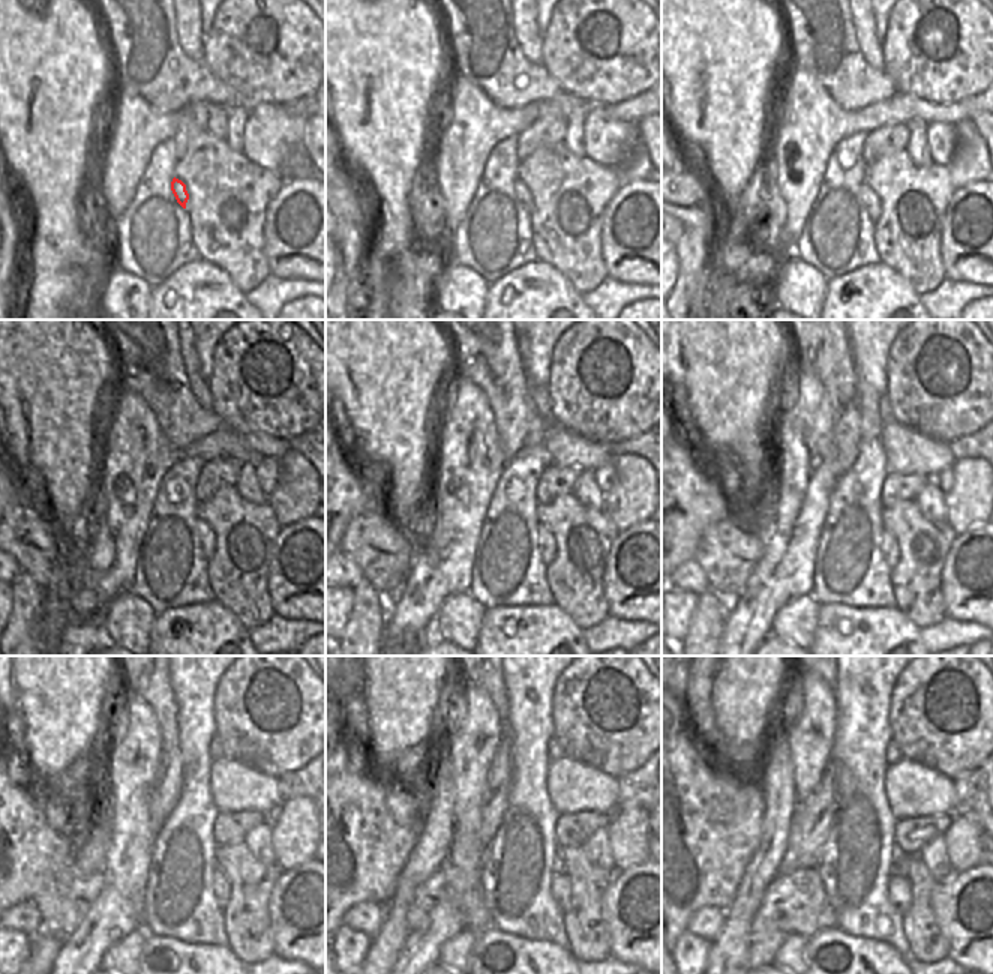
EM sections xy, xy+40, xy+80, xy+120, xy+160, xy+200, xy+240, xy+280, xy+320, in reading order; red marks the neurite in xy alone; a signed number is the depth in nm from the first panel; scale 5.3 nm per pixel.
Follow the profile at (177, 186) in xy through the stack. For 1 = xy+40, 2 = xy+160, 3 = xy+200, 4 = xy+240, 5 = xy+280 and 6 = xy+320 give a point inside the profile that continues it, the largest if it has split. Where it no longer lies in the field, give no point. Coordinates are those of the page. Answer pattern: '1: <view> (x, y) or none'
1: xy+40 (522, 192)
2: xy+160 (545, 539)
3: xy+200 (890, 550)
4: xy+240 (221, 886)
5: xy+280 (560, 884)
6: xy+320 (899, 889)

